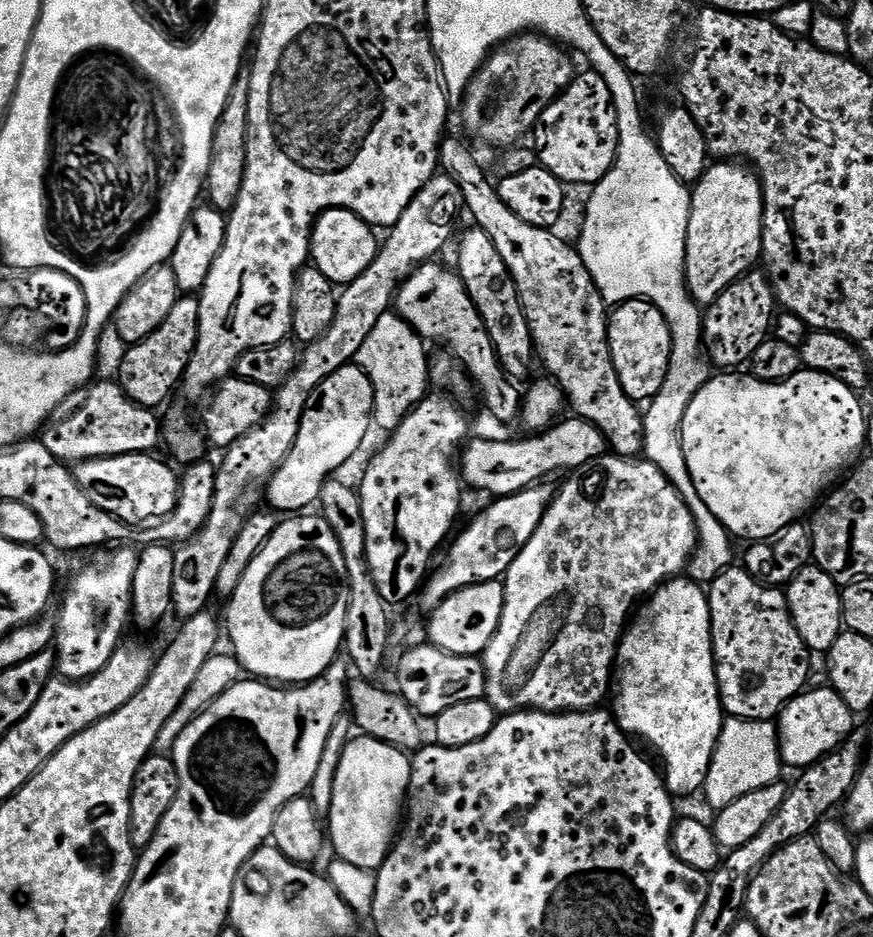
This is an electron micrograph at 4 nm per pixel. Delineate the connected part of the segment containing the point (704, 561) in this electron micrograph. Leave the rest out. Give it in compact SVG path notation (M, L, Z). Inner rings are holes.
M665 390L658 393L655 398L649 401L644 418L644 450L645 459L658 466L666 478L679 492L680 497L687 502L687 506L692 516L696 520L697 545L692 554L692 559L688 562L686 569L687 577L701 586L711 585L716 580L718 574L733 565L732 560L732 538L722 526L714 514L707 509L705 502L698 496L694 489L693 479L690 478L686 467L685 454L682 452L681 444L681 424L685 417L687 406L692 401L691 395L685 394L680 390Z

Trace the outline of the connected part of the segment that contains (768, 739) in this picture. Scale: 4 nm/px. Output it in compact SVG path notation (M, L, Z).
M725 719L702 796L708 799L712 810L725 808L730 806L730 802L742 798L742 794L750 794L754 790L762 790L762 786L777 783L781 779L780 768L780 741L775 723L767 720Z

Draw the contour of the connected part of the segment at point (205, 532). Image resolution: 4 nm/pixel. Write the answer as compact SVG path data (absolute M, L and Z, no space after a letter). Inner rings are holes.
M447 174L433 176L430 182L426 182L426 186L422 186L422 190L418 190L418 194L414 194L414 202L410 202L410 206L406 206L406 210L402 210L402 218L398 218L398 222L393 228L387 229L385 236L388 237L385 240L383 237L371 266L353 284L347 285L337 295L336 313L334 320L330 322L329 329L320 340L315 340L299 353L296 369L288 375L285 384L281 384L279 388L275 389L272 411L257 428L250 430L250 434L238 438L223 453L224 461L219 461L216 469L216 485L210 516L206 518L202 530L193 540L187 540L174 551L172 612L180 615L181 621L188 620L194 614L203 612L209 607L208 599L213 599L218 574L222 570L222 562L226 562L226 558L230 554L230 546L234 546L234 538L238 538L238 530L242 530L245 520L252 515L255 507L253 504L257 500L259 492L261 495L265 491L268 479L276 472L276 467L283 462L286 454L290 454L290 450L294 446L298 436L298 426L302 422L302 414L306 410L306 402L310 398L310 394L314 394L317 386L326 378L330 378L330 374L342 370L347 364L355 361L358 350L362 350L362 342L366 342L370 330L374 330L374 325L378 323L378 318L389 315L396 293L399 292L405 278L421 264L435 261L439 257L436 255L451 242L452 227L456 224L456 215L459 212L462 212L460 186Z

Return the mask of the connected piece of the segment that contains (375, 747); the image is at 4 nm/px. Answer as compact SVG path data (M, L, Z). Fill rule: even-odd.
M363 734L348 743L346 750L342 750L342 762L338 762L338 774L334 774L334 802L326 817L326 836L330 848L336 851L339 859L371 872L384 865L402 824L411 777L412 762L405 749L395 748Z

